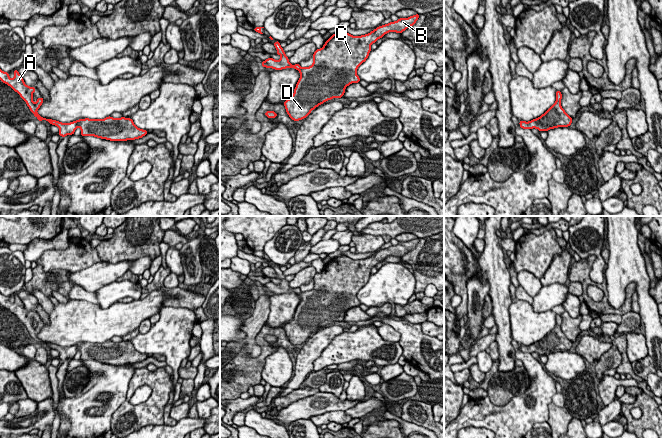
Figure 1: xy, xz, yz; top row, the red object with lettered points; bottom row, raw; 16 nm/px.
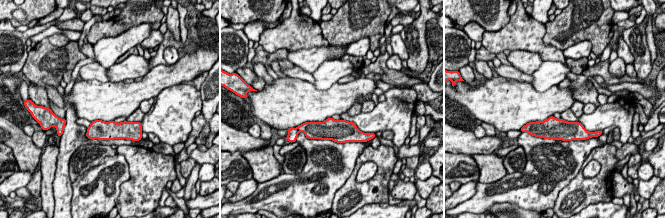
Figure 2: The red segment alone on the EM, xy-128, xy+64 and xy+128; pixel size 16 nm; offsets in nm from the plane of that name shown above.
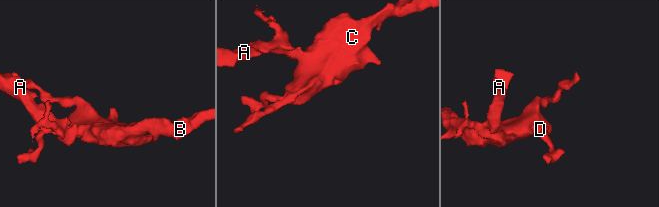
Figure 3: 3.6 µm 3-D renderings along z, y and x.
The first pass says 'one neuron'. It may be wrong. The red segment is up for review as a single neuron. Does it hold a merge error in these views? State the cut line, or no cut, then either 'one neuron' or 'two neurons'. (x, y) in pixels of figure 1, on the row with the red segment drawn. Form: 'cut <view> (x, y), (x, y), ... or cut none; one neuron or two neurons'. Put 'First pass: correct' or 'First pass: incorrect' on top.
First pass: incorrect
cut xy (76, 121), (77, 126); two neurons

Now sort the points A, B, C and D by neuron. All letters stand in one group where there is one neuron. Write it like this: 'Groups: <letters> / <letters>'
Groups: A / B C D

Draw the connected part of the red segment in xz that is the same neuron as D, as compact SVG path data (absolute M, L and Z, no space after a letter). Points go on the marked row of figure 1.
M420 14L408 18L399 18L395 22L390 22L377 27L368 34L353 36L345 31L332 34L325 41L322 48L316 49L313 53L313 64L299 70L300 78L294 89L293 96L284 101L287 114L293 121L306 118L312 110L322 105L327 100L341 98L344 96L345 89L352 83L359 83L361 80L356 71L358 67L366 61L371 51L371 45L382 38L388 32L401 34L408 27L415 25Z

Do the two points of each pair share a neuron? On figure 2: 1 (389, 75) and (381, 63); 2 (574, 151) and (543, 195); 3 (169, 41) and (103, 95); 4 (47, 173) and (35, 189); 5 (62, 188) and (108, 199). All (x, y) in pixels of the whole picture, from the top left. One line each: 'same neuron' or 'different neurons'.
1: same neuron
2: same neuron
3: different neurons
4: different neurons
5: different neurons

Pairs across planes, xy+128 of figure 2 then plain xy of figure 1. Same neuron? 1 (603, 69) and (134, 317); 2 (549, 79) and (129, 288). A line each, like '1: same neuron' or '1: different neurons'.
1: different neurons
2: same neuron

